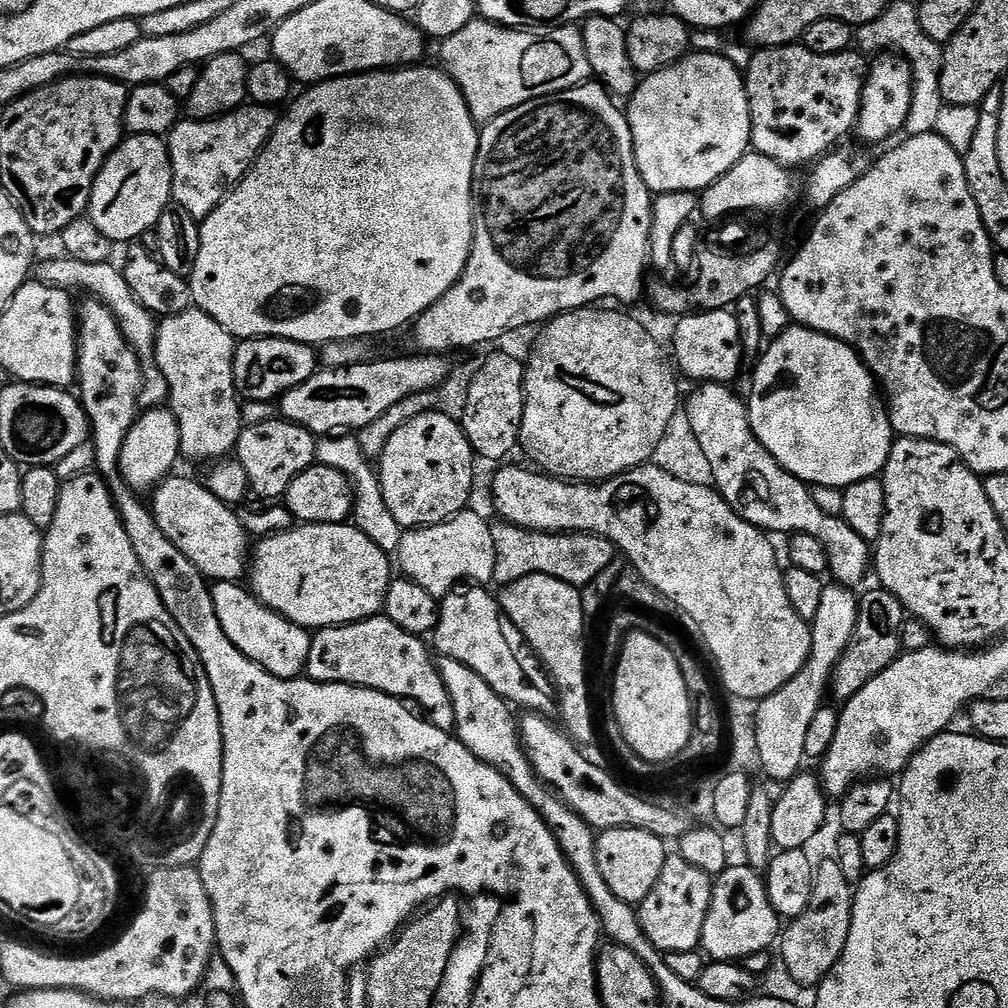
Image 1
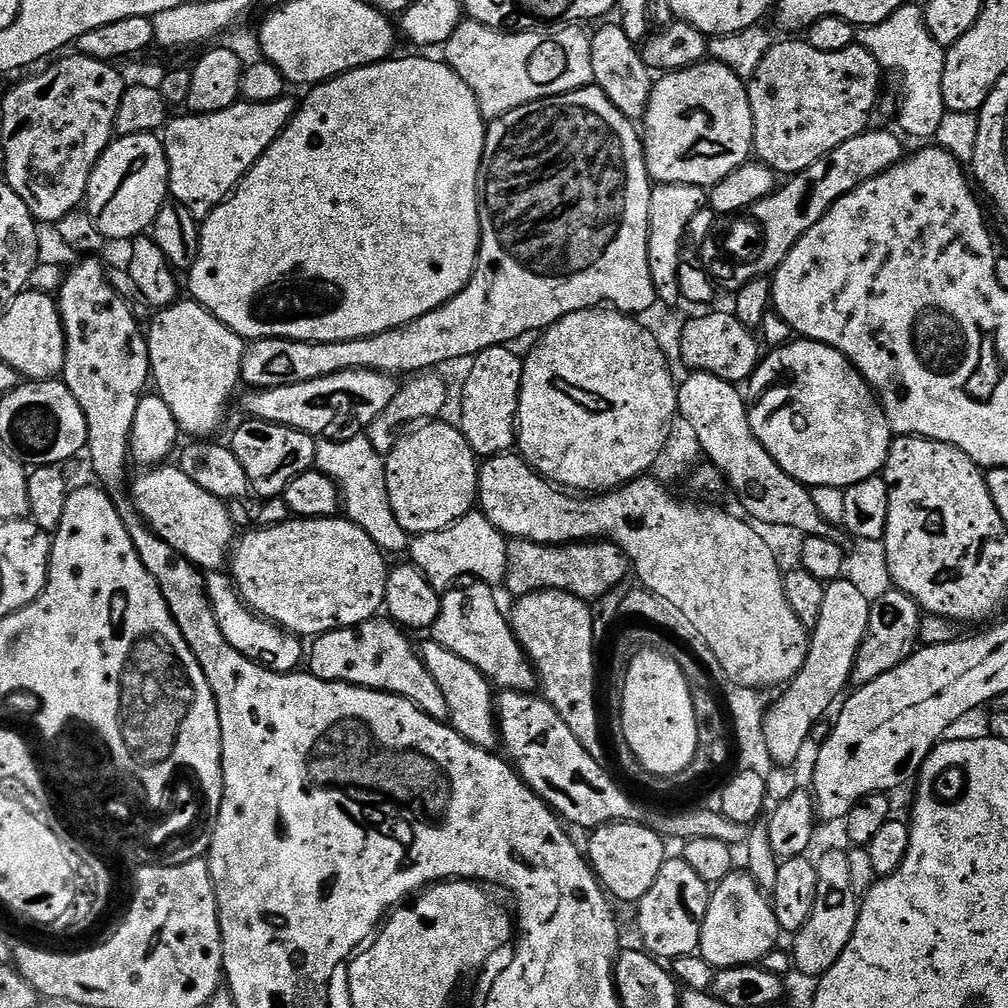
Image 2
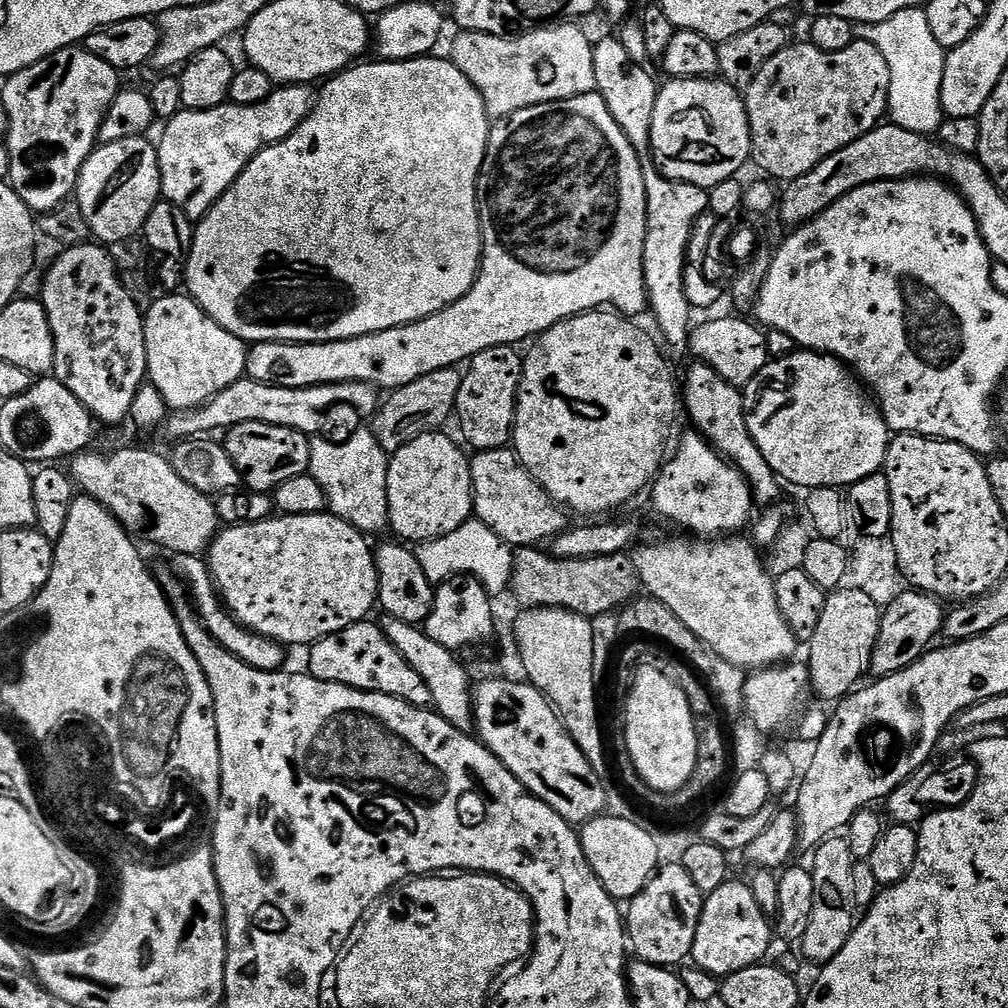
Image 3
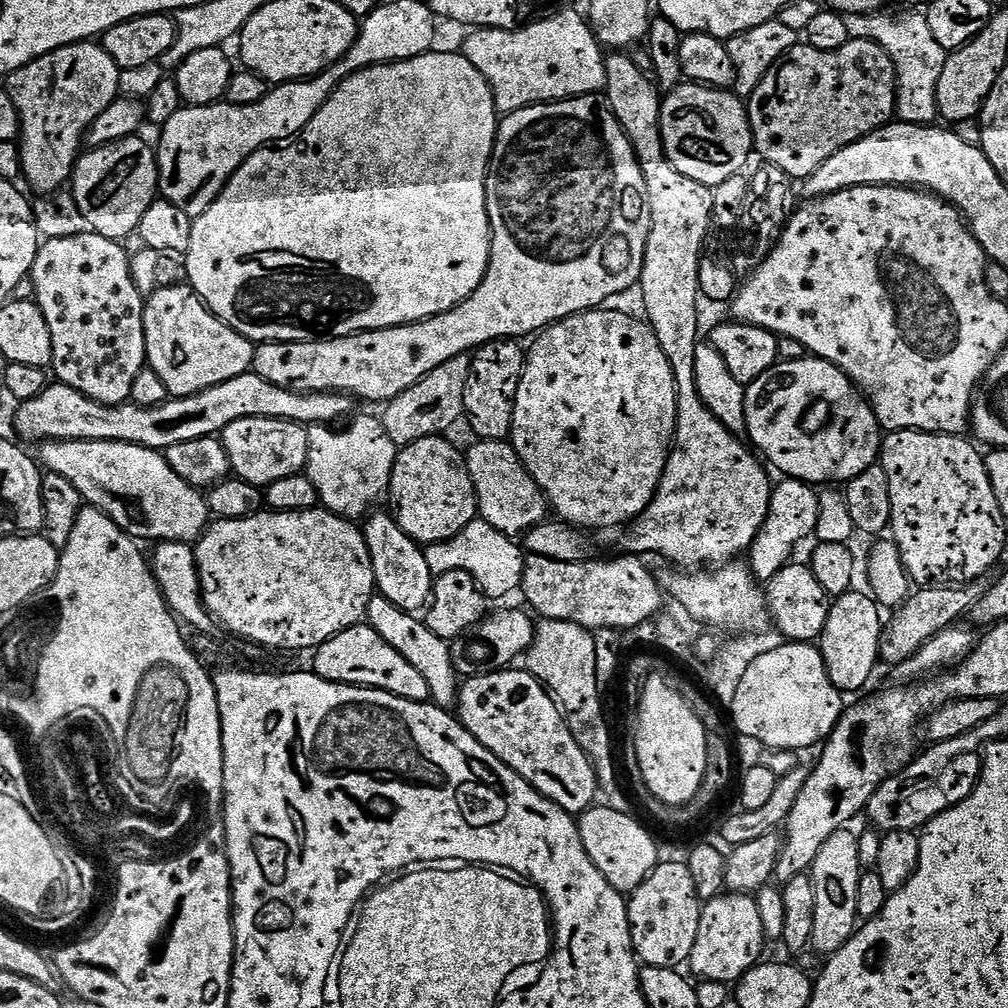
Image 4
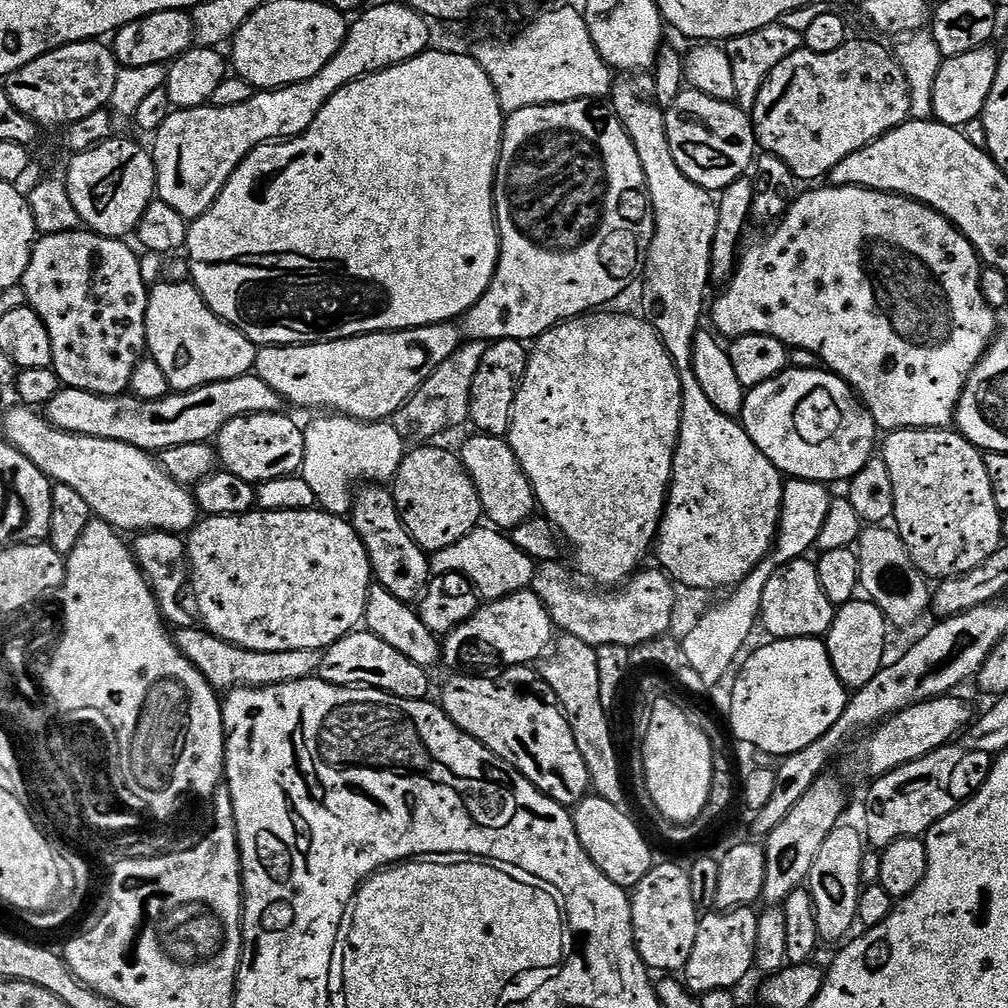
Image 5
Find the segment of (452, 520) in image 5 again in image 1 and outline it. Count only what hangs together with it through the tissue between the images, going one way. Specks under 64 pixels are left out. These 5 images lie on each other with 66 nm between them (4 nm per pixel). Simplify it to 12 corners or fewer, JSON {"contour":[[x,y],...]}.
{"contour":[[423,412],[380,456],[401,528],[465,511],[474,453],[459,419]]}

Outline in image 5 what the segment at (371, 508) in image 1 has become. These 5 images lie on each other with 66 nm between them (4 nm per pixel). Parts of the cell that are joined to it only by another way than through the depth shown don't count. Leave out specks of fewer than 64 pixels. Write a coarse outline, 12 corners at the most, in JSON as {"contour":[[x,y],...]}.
{"contour":[[383,420],[303,425],[302,475],[347,517],[358,486],[395,481],[406,441]]}

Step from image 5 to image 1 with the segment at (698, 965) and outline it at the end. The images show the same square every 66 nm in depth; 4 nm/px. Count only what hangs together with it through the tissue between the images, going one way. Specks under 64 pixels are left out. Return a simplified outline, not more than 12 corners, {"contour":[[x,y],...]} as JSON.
{"contour":[[729,866],[700,939],[709,961],[771,949],[782,920],[764,876]]}

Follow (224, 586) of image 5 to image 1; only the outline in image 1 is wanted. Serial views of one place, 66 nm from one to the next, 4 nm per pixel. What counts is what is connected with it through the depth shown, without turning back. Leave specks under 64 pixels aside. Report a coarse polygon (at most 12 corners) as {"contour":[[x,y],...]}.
{"contour":[[355,523],[250,552],[250,591],[309,630],[383,609],[394,564]]}

